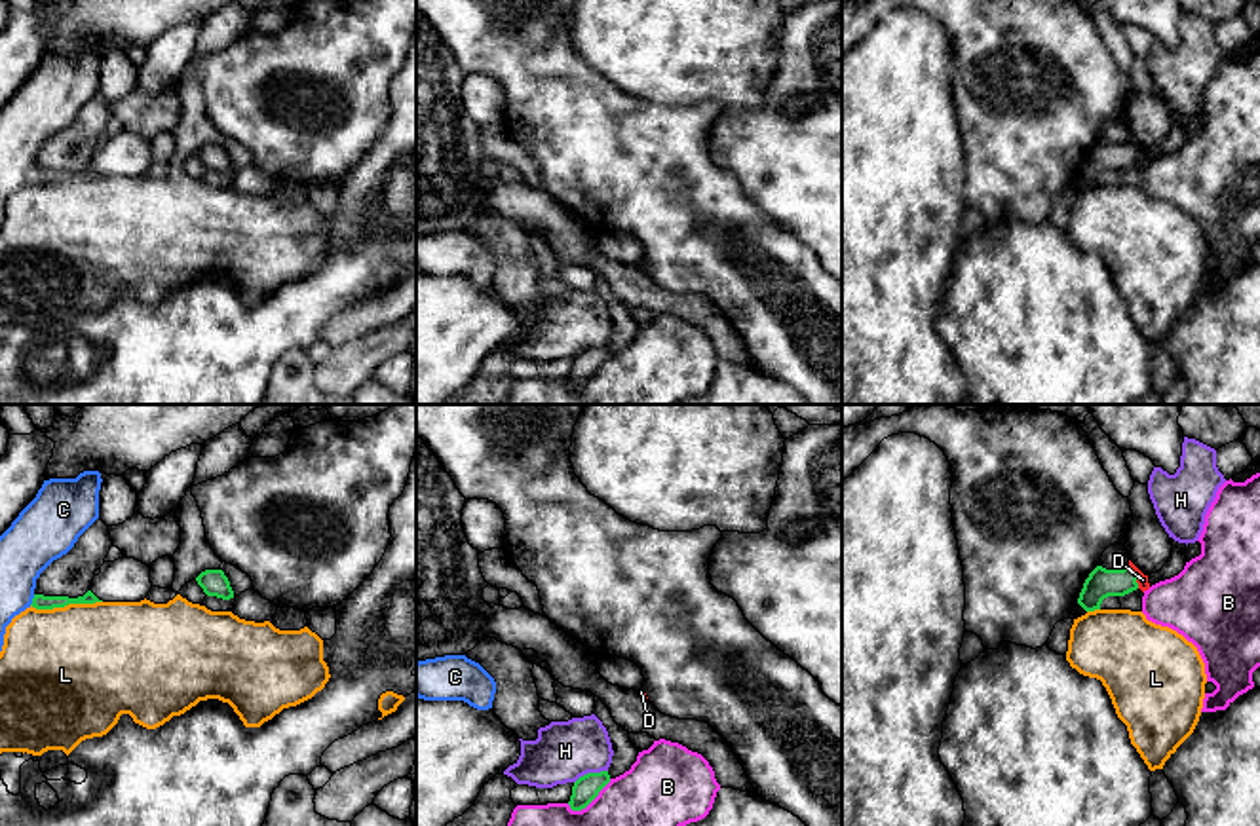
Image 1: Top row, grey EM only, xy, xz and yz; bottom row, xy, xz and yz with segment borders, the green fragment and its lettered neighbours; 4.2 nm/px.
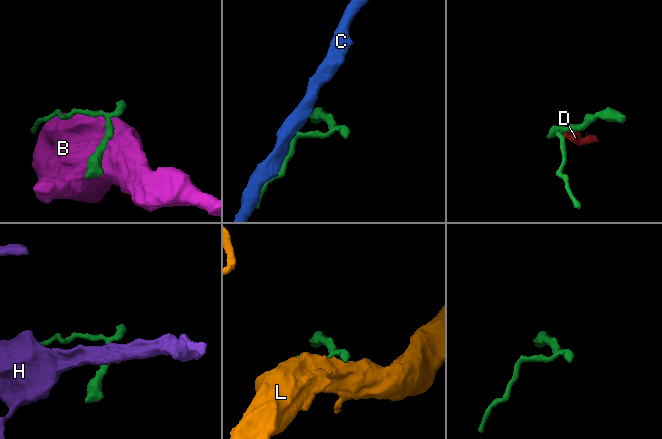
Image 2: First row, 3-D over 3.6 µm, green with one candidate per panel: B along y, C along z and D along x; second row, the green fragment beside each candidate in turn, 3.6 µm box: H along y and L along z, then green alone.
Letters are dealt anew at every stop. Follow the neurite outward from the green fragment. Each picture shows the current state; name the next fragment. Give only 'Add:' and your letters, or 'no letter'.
Add: D

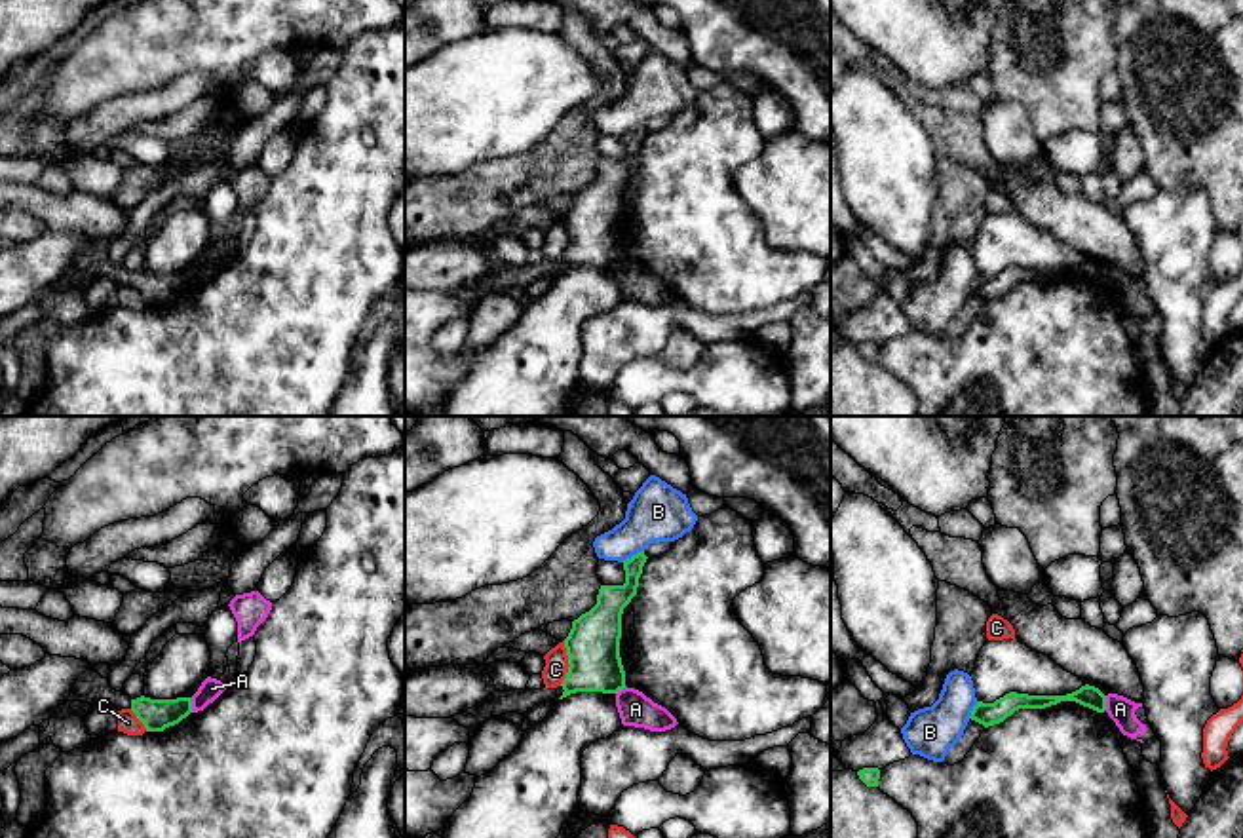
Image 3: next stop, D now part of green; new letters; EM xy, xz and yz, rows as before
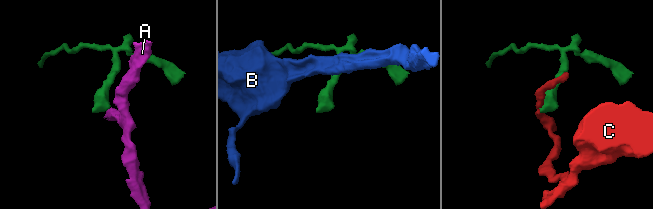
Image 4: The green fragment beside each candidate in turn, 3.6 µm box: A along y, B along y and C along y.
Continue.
Add: no letter

